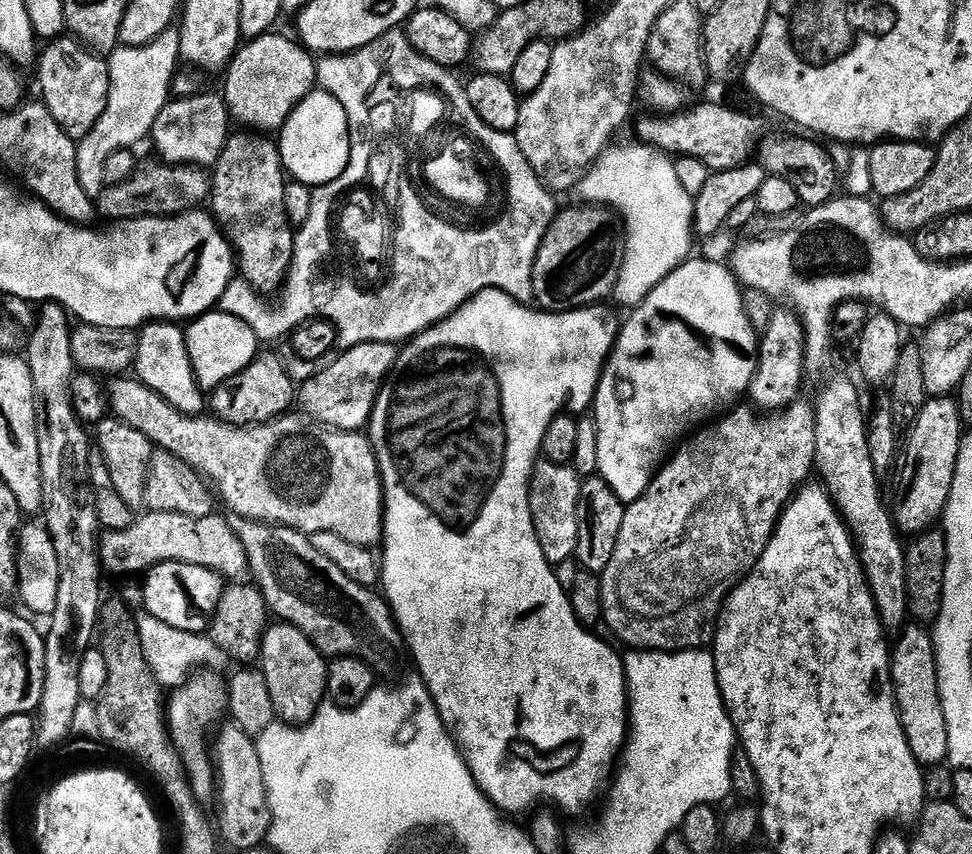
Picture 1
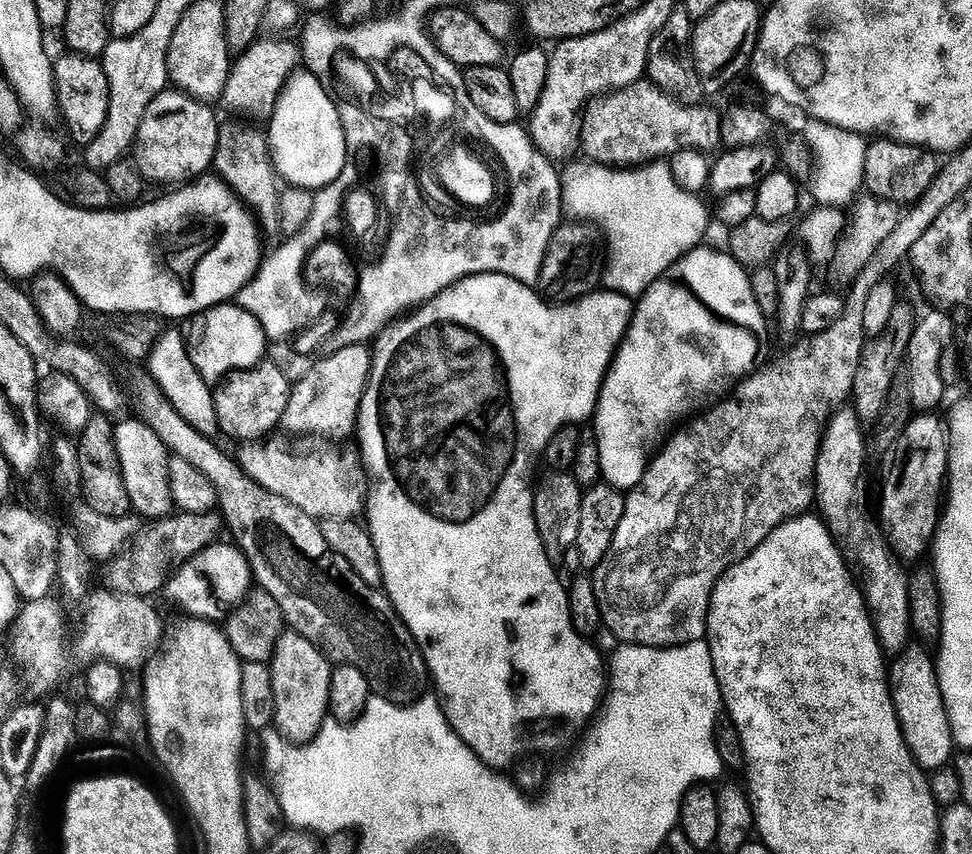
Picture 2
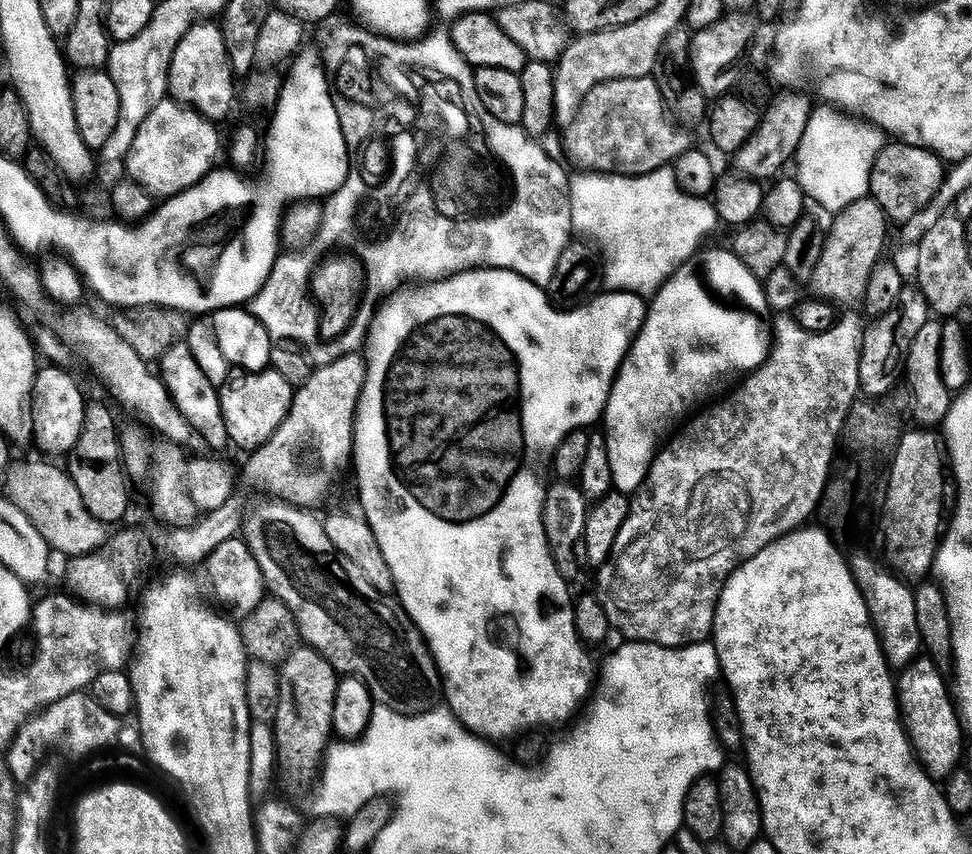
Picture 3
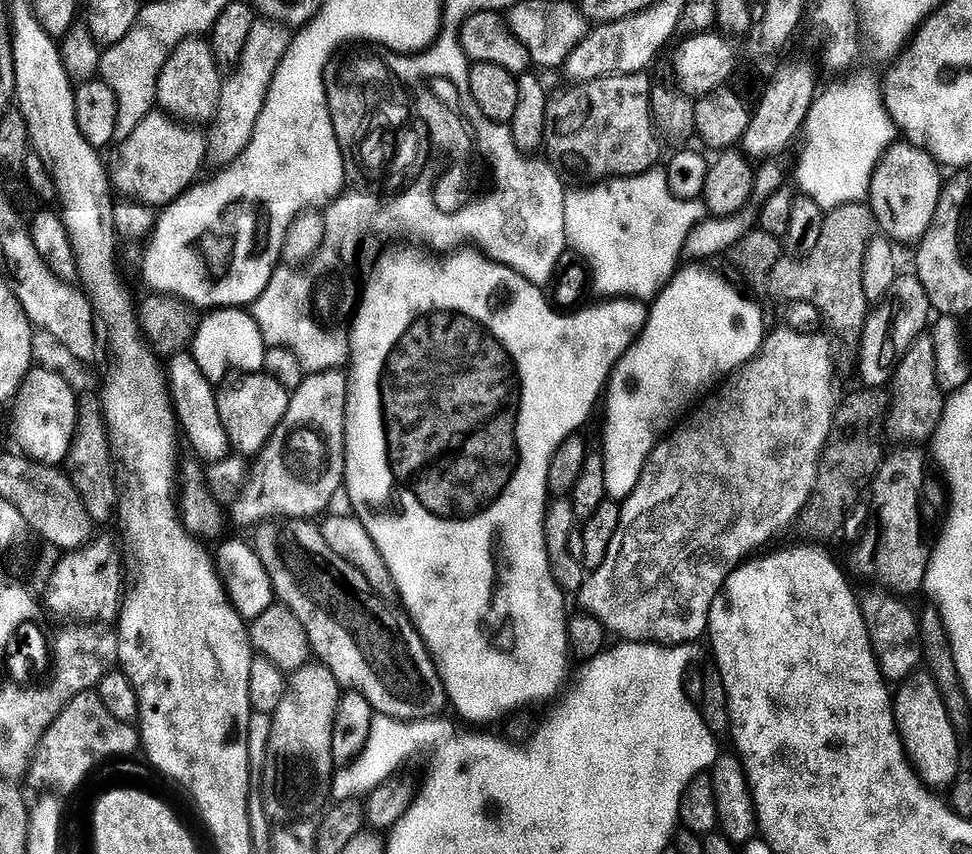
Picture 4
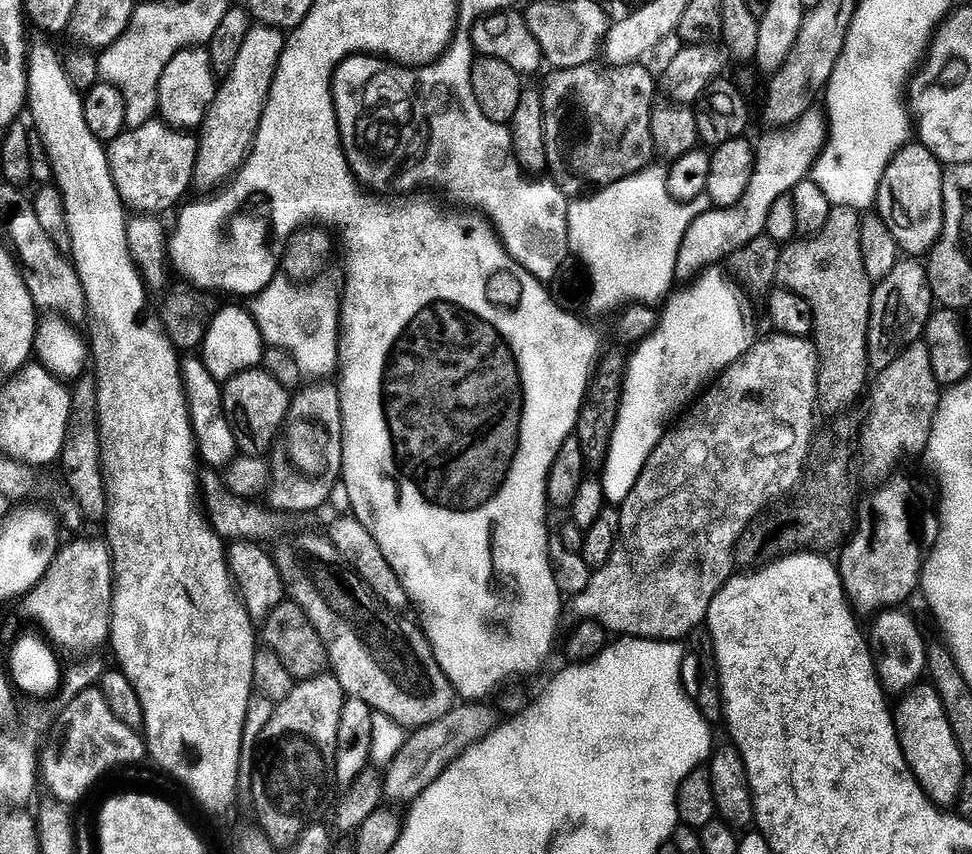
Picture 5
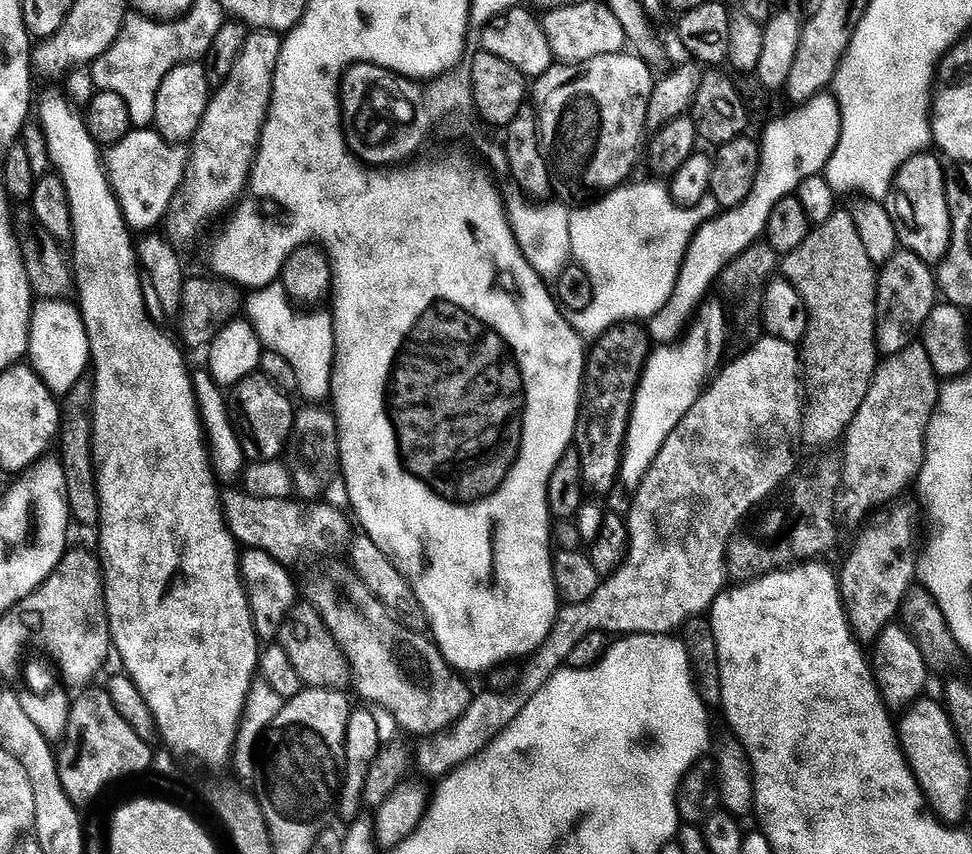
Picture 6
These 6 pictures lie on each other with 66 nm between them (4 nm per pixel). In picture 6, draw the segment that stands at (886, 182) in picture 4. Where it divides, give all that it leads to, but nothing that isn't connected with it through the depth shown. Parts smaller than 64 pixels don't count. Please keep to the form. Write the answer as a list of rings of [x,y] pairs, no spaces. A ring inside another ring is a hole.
[[[928,150],[919,152],[898,169],[892,179],[886,207],[894,222],[899,247],[918,254],[918,258],[922,258],[929,266],[936,266],[948,252],[952,237],[952,219],[948,205],[946,171],[940,165],[941,157],[931,156],[930,153]]]

